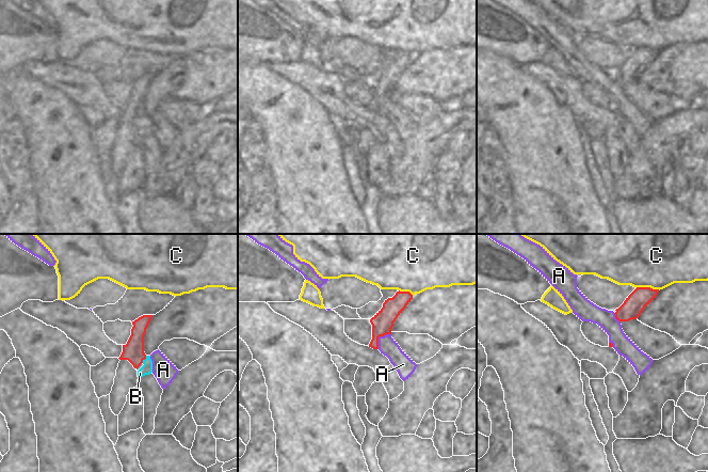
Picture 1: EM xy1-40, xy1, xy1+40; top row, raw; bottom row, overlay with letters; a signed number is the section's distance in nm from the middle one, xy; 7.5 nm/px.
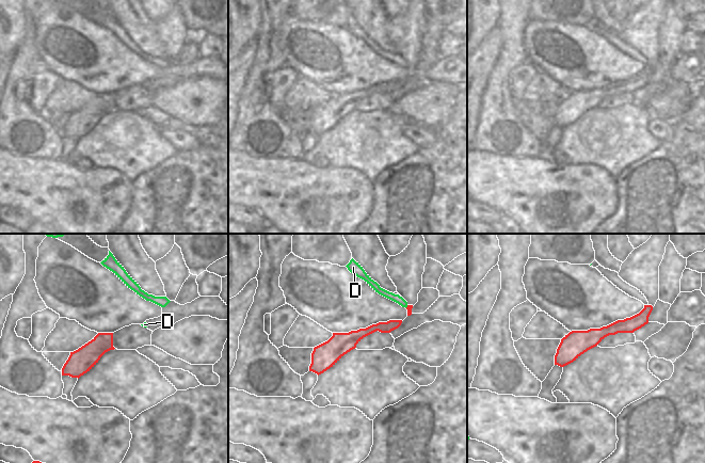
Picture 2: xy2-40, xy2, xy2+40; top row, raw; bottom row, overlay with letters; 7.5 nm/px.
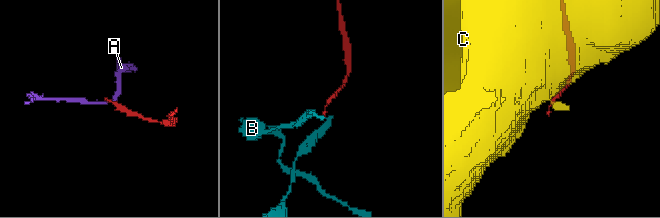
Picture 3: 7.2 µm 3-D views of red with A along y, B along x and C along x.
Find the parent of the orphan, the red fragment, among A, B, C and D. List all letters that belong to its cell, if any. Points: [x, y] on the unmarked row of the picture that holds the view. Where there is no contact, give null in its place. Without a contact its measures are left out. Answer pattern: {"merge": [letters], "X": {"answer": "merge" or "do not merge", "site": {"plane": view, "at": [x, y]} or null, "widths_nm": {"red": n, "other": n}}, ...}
{"merge": [], "A": {"answer": "do not merge", "site": {"plane": "xy1", "at": [379, 97]}, "widths_nm": {"red": 160, "other": 140}}, "B": {"answer": "do not merge", "site": {"plane": "xy1-40", "at": [145, 119]}, "widths_nm": {"red": 160, "other": 80}}, "C": {"answer": "do not merge", "site": {"plane": "xy1+40", "at": [647, 48]}, "widths_nm": {"red": 160, "other": 360}}, "D": {"answer": "do not merge", "site": {"plane": "xy2", "at": [407, 67]}, "widths_nm": {"red": 40, "other": 60}}}

